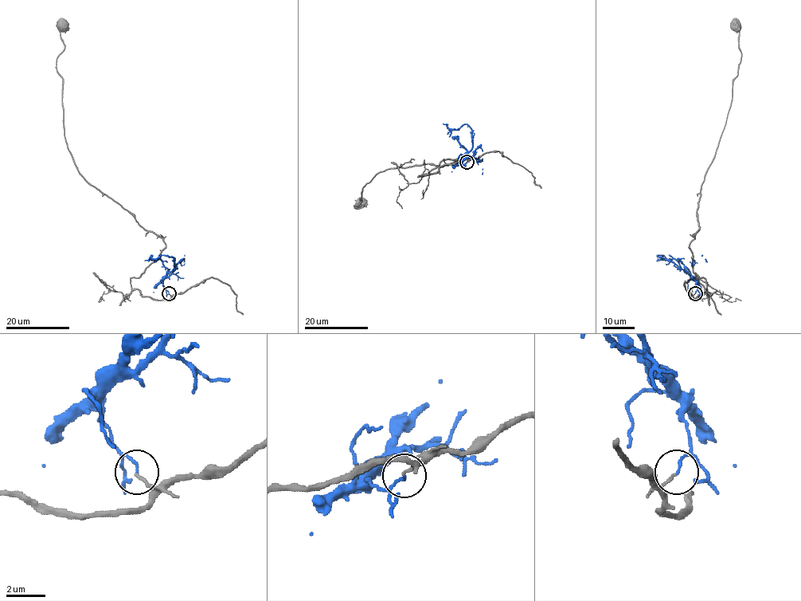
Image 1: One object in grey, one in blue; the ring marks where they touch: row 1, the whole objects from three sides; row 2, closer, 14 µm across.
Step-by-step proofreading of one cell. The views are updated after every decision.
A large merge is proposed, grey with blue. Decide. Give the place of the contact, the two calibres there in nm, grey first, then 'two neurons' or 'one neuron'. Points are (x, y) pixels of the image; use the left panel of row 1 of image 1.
at (169, 293); 110 nm thick on the grey side, 120 nm on the other; two neurons

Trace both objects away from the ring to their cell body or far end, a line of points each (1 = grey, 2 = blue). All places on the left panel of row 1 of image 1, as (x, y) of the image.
1: (168, 293), (155, 300), (132, 288), (130, 279), (165, 243), (91, 184), (68, 149), (56, 69), (64, 27)
2: (168, 293), (162, 280), (173, 269), (173, 259), (161, 255), (145, 261)

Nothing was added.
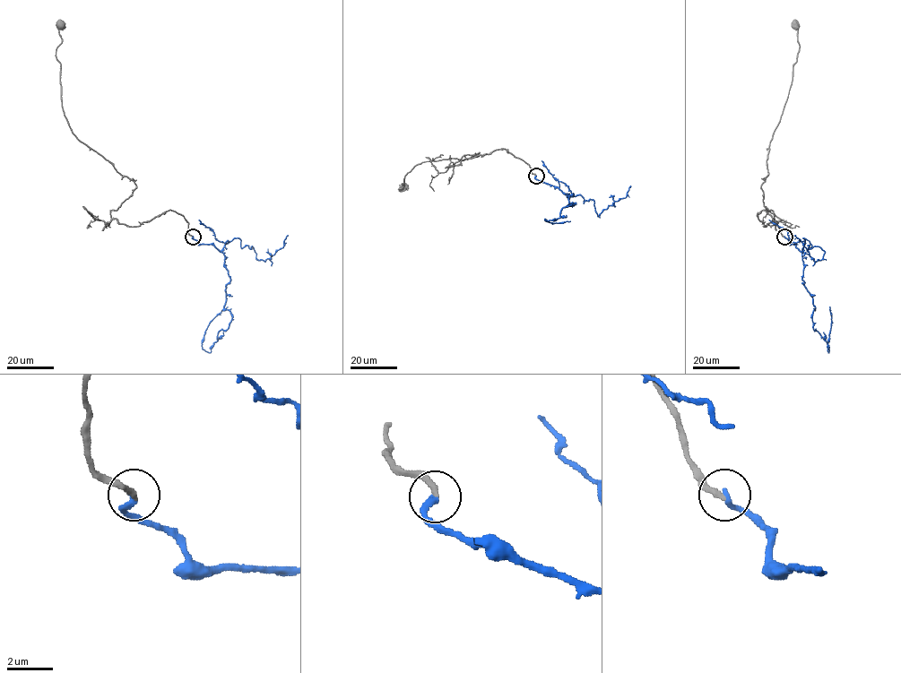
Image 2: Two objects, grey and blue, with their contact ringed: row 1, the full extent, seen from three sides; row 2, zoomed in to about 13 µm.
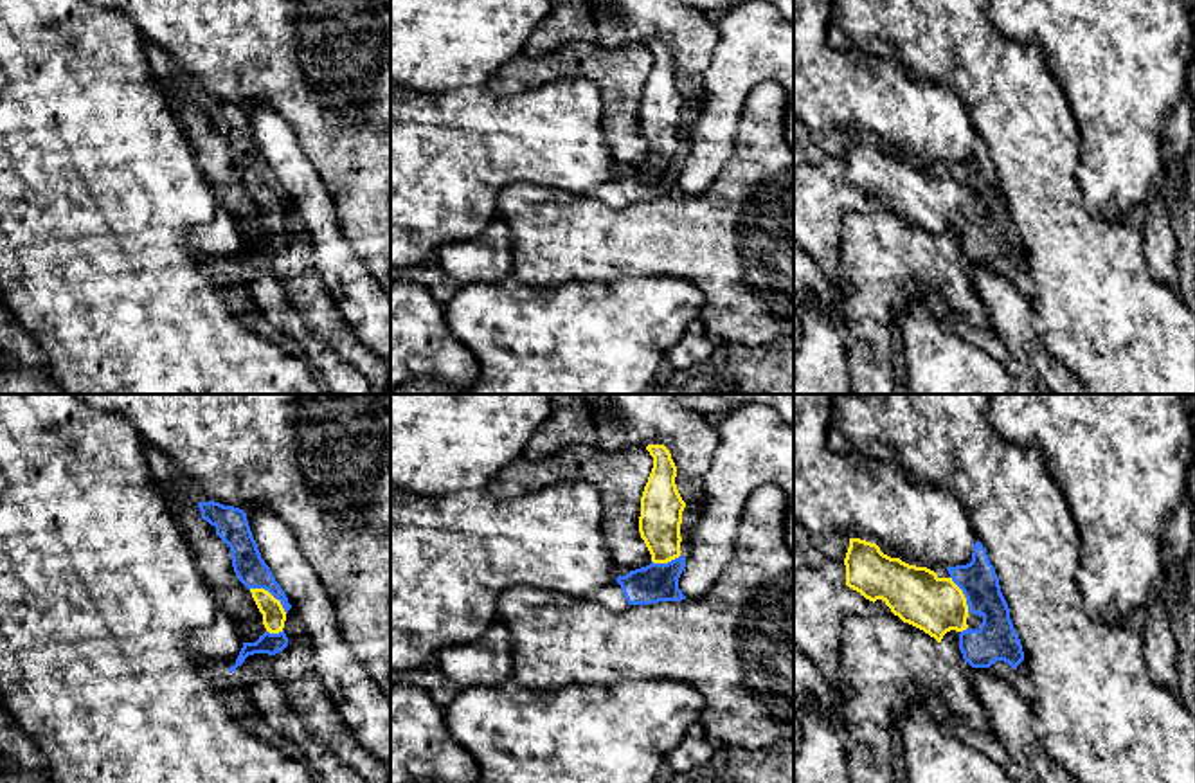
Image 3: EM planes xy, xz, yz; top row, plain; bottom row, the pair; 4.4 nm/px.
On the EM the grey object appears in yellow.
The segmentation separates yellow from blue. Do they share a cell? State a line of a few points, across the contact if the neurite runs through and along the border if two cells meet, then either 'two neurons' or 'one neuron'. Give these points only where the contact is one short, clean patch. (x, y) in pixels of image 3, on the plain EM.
line xy (274, 213), (269, 189), (249, 162); one neuron

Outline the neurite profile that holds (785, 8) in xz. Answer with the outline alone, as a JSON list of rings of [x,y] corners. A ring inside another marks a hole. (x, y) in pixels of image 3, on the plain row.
[[[682,0],[700,11],[723,13],[745,2],[761,2],[776,7],[786,20],[794,22],[794,0]]]

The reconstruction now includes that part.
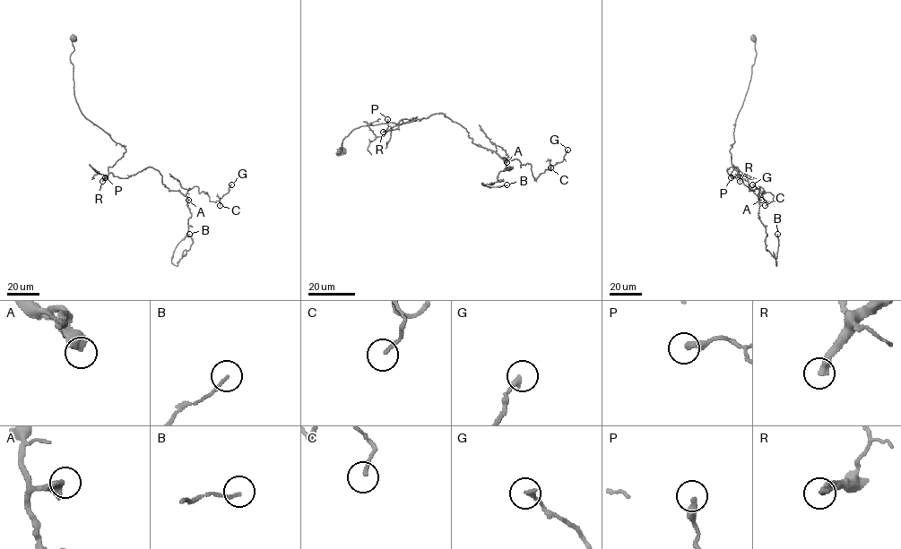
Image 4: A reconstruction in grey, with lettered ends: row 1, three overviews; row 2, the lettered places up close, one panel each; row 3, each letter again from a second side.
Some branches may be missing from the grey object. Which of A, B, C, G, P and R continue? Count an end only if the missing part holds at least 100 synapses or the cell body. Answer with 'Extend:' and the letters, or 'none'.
Extend: R

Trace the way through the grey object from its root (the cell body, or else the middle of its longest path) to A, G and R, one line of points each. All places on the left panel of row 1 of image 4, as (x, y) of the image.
A: (73, 38), (70, 61), (81, 113), (125, 149), (108, 172), (126, 178), (152, 167), (165, 187), (188, 200)
G: (73, 38), (81, 113), (125, 149), (109, 173), (151, 167), (169, 190), (196, 186), (215, 202), (231, 184)
R: (73, 38), (70, 61), (74, 95), (81, 113), (125, 149), (108, 167), (102, 181)

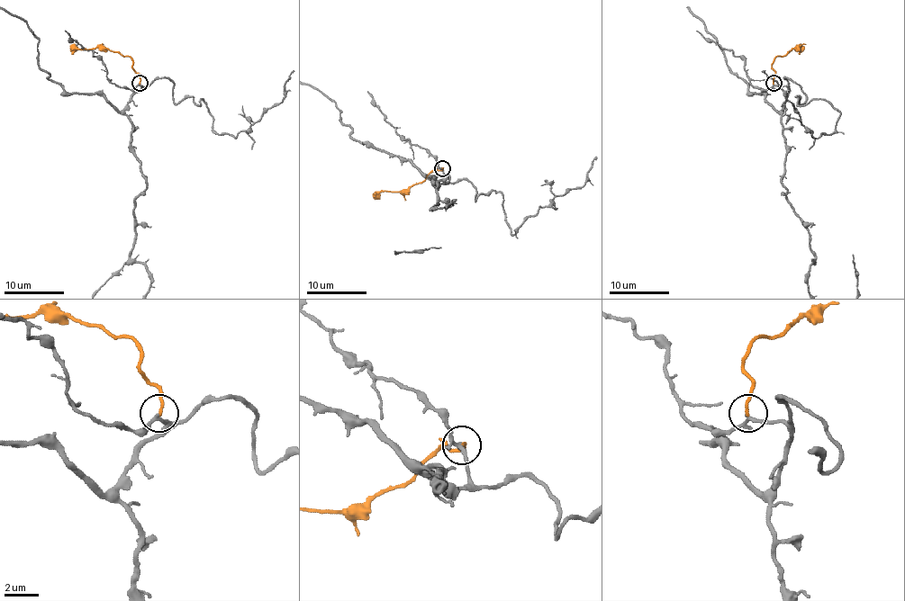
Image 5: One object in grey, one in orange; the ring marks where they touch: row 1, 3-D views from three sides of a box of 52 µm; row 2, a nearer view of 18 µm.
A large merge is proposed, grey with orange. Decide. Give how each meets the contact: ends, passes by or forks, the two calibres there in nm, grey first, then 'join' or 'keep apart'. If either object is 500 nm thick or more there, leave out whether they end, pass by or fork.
grey forks | orange ends | 140/160 nm | keep apart

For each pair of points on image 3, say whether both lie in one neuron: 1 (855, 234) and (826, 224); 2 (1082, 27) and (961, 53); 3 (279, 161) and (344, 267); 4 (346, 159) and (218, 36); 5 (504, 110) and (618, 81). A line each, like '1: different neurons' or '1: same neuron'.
1: different neurons
2: different neurons
3: same neuron
4: same neuron
5: different neurons

